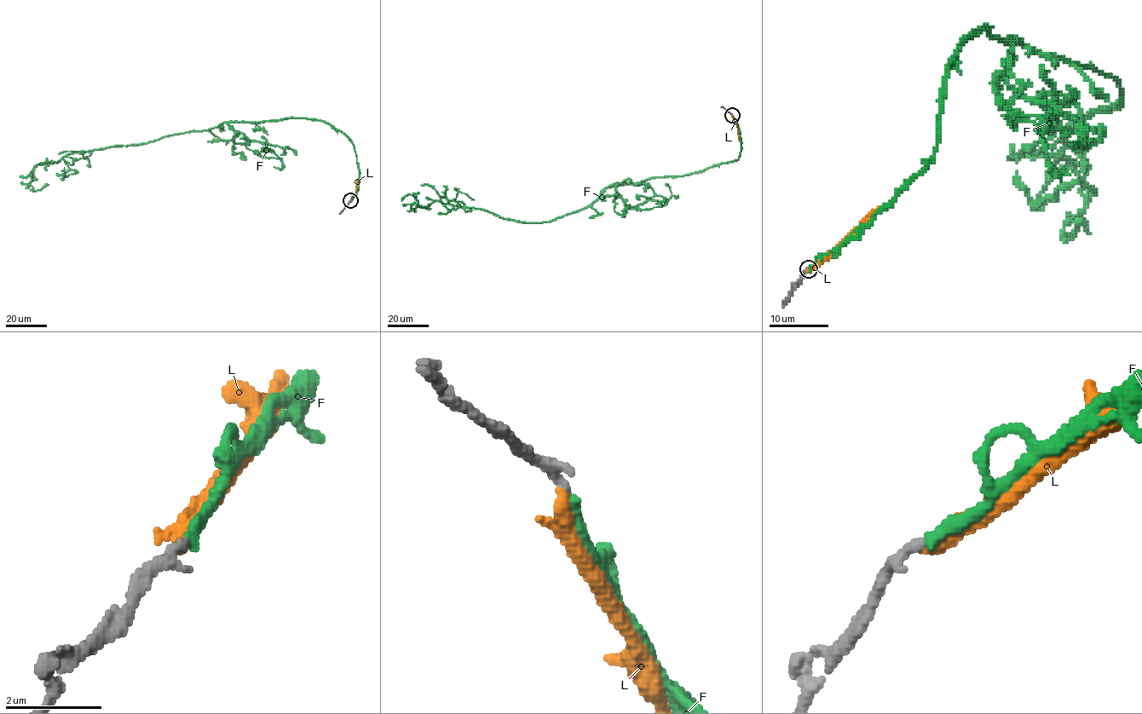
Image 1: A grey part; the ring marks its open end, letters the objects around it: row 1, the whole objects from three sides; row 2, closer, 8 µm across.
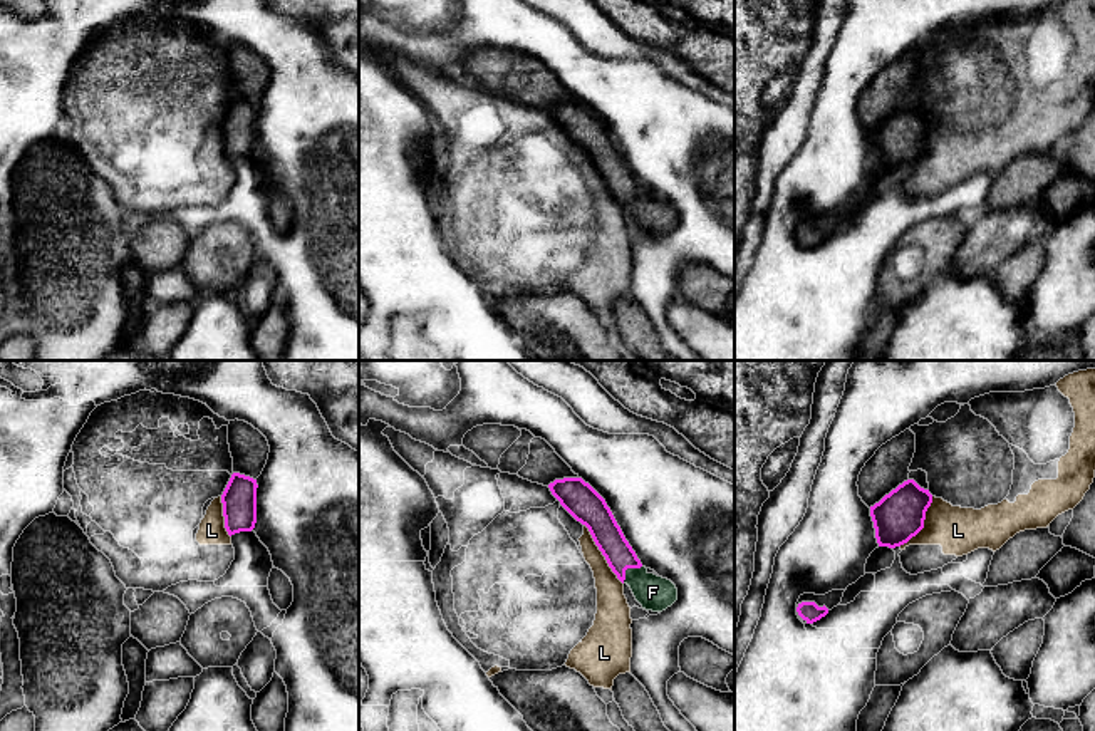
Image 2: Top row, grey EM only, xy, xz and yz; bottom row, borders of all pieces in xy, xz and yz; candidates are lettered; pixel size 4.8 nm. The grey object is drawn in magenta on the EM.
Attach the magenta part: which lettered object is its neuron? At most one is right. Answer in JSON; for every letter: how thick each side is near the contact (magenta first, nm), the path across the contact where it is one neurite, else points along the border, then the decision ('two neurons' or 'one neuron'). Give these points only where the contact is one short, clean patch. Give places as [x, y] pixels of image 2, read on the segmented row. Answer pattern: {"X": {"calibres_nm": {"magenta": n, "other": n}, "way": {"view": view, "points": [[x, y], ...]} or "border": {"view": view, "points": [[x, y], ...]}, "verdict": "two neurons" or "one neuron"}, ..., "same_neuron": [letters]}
{"F": {"calibres_nm": {"magenta": 140, "other": 170}, "way": {"view": "xz", "points": [[607, 535], [627, 567], [653, 592]]}, "verdict": "one neuron"}, "L": {"calibres_nm": {"magenta": 170, "other": 140}, "border": {"view": "xz", "points": [[584, 523], [607, 565], [622, 584]]}, "verdict": "two neurons"}, "same_neuron": ["F"]}

